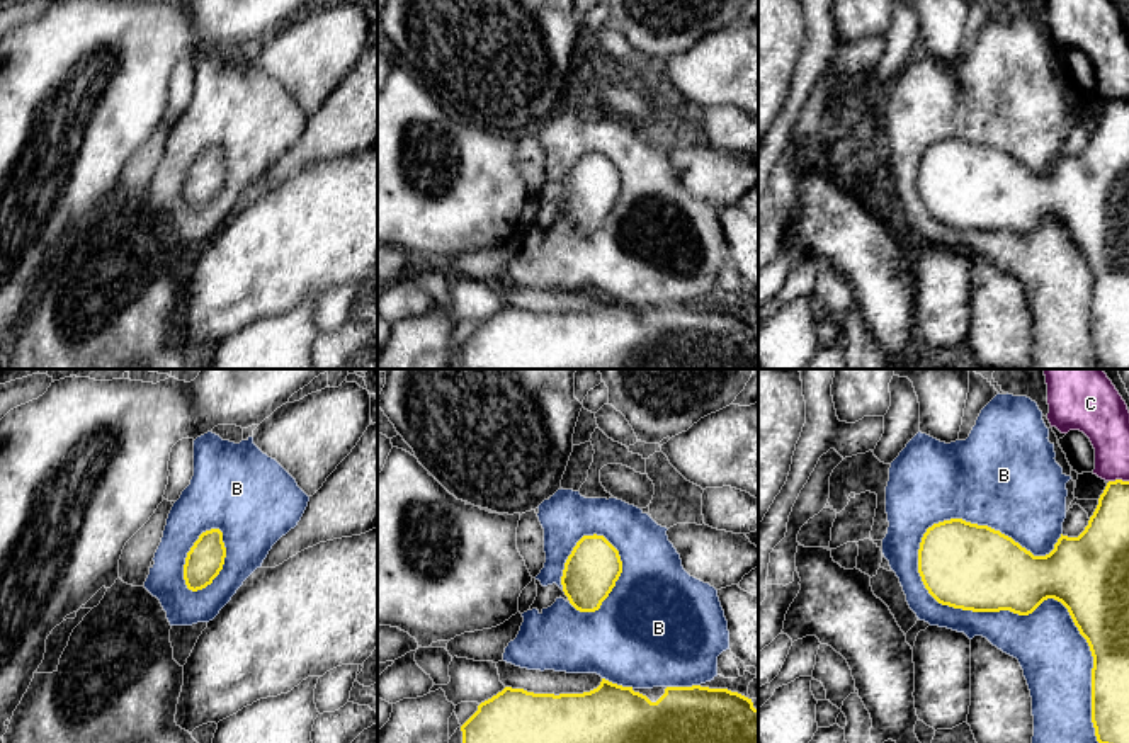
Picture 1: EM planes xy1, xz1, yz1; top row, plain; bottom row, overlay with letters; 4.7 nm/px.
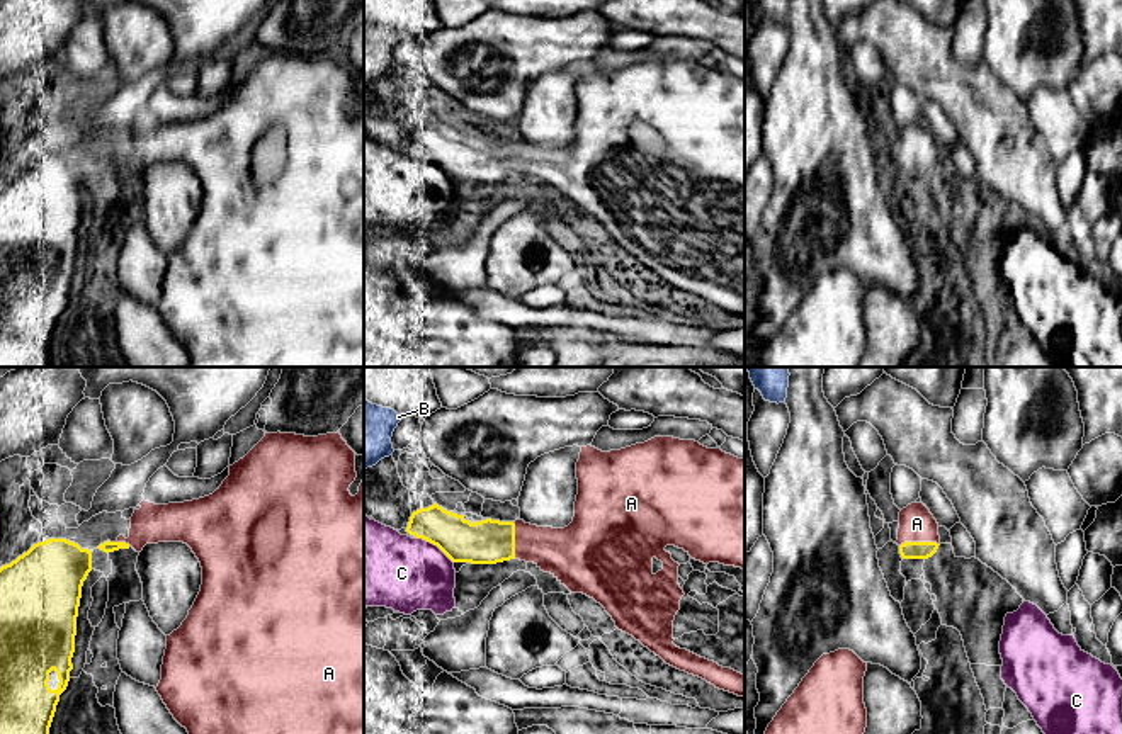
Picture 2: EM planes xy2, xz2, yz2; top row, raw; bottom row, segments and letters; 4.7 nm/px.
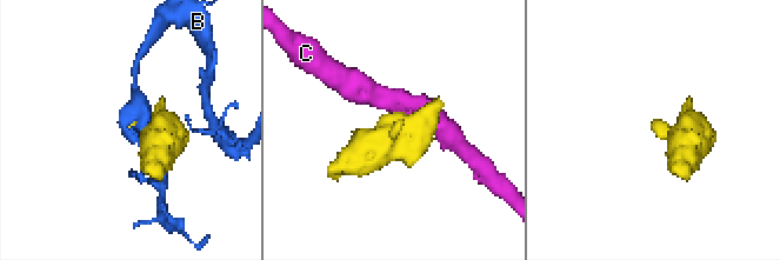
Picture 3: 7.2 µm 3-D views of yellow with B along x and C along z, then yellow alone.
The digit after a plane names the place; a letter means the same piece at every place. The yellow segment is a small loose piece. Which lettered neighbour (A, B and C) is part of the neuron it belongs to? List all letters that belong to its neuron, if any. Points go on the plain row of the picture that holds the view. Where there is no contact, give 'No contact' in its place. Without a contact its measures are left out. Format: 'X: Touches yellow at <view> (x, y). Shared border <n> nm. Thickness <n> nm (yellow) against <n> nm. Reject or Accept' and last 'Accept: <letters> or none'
A: Touches yellow at yz2 (918, 162). Shared border 190 nm. Thickness 80 nm (yellow) against 170 nm. Accept
B: Touches yellow at yz1 (1032, 230). Shared border 1300 nm. Thickness 360 nm (yellow) against 320 nm. Reject
C: Touches yellow at xz2 (434, 163). Shared border 220 nm. Thickness 200 nm (yellow) against 360 nm. Reject
Accept: A

